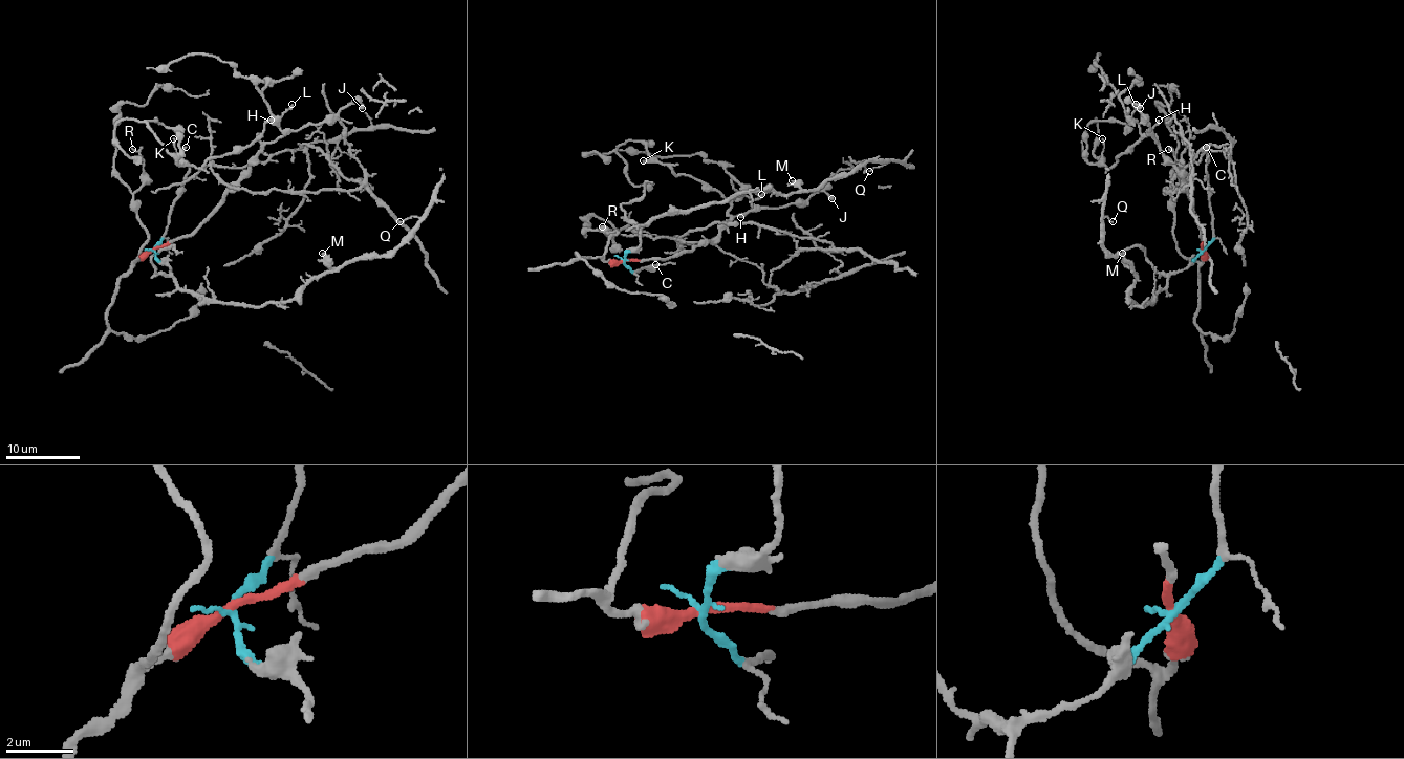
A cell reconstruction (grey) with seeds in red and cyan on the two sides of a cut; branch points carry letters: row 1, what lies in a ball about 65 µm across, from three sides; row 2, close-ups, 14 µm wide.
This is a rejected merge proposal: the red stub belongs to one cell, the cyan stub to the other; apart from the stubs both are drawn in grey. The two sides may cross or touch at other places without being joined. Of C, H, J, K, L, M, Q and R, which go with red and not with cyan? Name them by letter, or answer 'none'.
H, J, K, L, R

